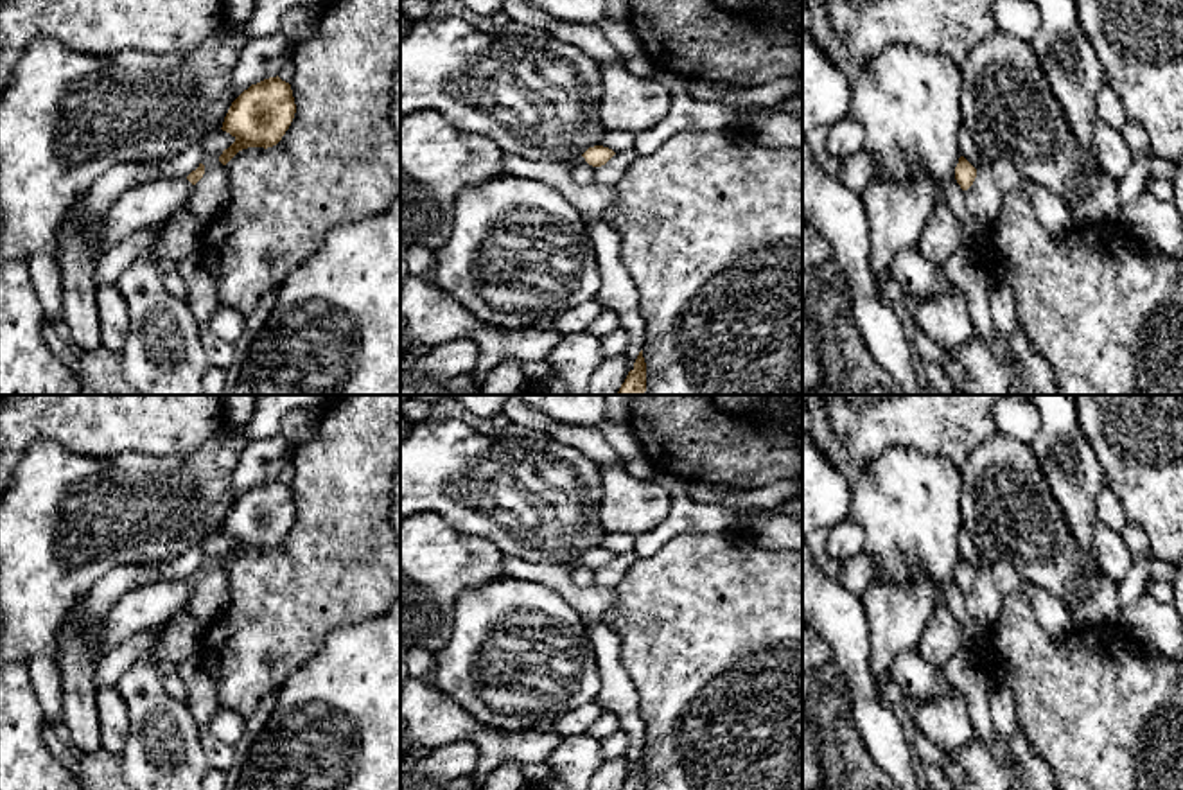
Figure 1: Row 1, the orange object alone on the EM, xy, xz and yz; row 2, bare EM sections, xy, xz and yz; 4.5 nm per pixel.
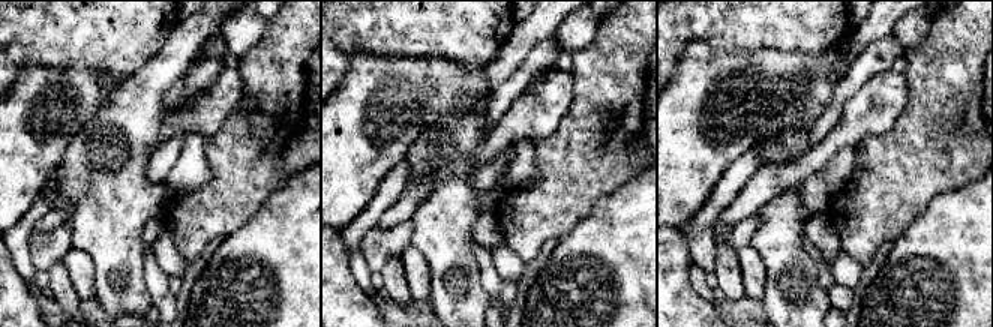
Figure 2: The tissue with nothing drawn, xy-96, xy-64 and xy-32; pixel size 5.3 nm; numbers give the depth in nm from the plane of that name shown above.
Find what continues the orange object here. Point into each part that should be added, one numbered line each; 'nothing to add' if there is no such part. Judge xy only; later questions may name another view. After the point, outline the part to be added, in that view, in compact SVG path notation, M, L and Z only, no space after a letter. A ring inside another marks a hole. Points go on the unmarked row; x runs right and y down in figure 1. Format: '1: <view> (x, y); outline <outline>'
nothing to add

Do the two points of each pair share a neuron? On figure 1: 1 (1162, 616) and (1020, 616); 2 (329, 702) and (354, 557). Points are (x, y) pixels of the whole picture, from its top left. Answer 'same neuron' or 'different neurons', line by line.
1: different neurons
2: different neurons

